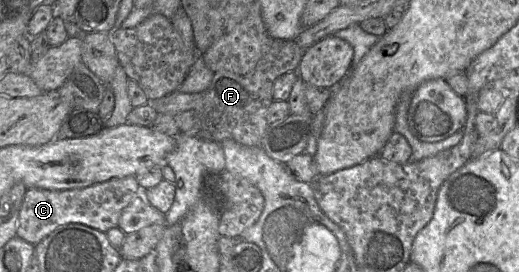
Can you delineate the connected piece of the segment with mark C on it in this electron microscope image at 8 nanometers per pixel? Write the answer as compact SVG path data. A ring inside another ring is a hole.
M136 176L111 178L85 188L69 190L27 189L19 212L16 235L36 245L60 226L81 223L106 233L117 227L122 210L137 196L141 187Z

